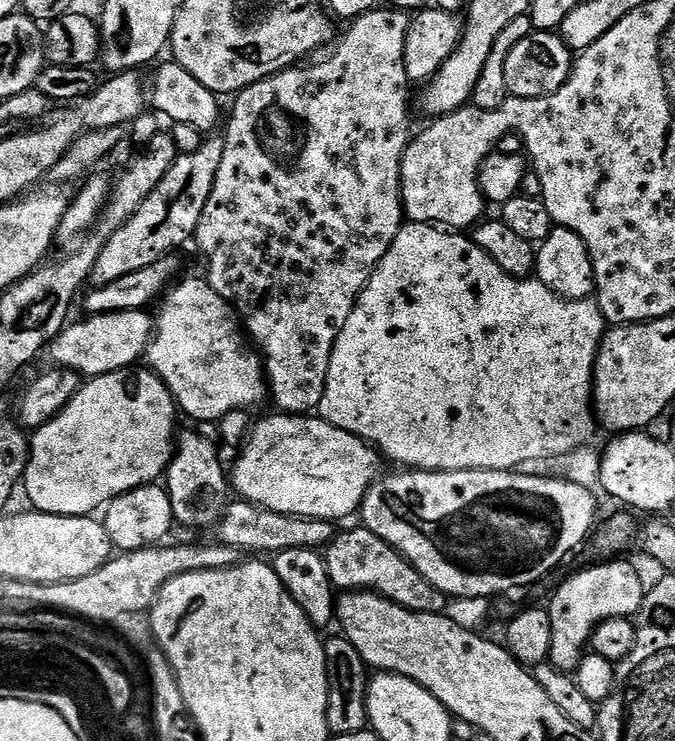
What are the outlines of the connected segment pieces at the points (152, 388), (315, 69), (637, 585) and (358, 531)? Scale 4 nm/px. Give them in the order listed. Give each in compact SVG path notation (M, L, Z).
M140 367L81 383L72 401L51 422L31 433L22 492L24 488L35 511L92 516L95 508L103 509L123 492L159 481L167 473L178 436L178 409L159 376Z
M391 6L377 7L371 12L364 13L363 16L357 16L355 20L347 25L348 28L344 32L344 37L335 41L334 47L331 49L332 56L328 56L325 60L320 60L317 64L309 63L307 66L297 66L295 68L287 68L281 72L276 72L273 76L267 76L265 80L259 80L257 84L251 84L249 88L243 88L235 97L236 105L232 108L232 117L228 120L228 133L222 136L224 149L222 150L222 166L218 166L218 174L214 178L214 190L210 190L210 198L206 202L206 210L202 210L202 218L196 227L196 235L194 244L200 247L202 255L208 259L208 273L206 279L208 285L217 292L218 295L232 305L237 317L242 321L243 327L246 329L247 335L250 337L251 343L258 349L258 355L262 361L262 367L266 377L266 383L270 393L270 400L277 404L279 411L284 414L312 414L317 411L322 402L322 394L326 390L326 374L330 370L330 354L334 350L334 342L338 338L338 334L342 330L342 326L346 326L346 318L350 316L357 298L362 294L362 290L368 284L372 272L378 266L378 262L386 254L386 250L394 242L394 238L402 225L405 223L404 203L400 197L400 175L402 174L402 158L404 151L408 148L410 139L410 131L408 132L408 87L410 81L406 74L406 62L404 61L404 47L406 46L406 34L408 33L409 13L399 11Z
M612 558L607 562L596 562L593 568L584 568L581 572L573 574L569 580L564 580L556 588L552 596L552 604L547 605L550 614L550 626L552 627L552 654L550 663L554 668L560 668L569 674L575 673L580 660L586 655L592 635L597 626L604 620L626 616L635 617L639 612L646 595L646 584L640 581L640 576L624 561L624 558Z
M357 526L349 532L337 531L336 537L329 542L323 553L332 587L344 592L376 592L379 596L398 602L398 606L409 608L411 612L445 611L446 597L439 592L415 566L398 550L394 550L378 534L369 528Z

